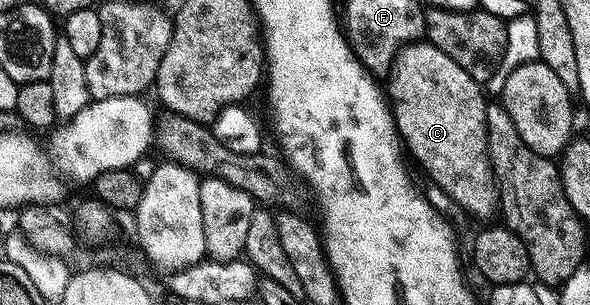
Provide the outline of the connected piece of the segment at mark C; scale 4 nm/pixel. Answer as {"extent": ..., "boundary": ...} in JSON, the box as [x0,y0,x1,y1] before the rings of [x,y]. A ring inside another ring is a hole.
{"extent":[384,42,500,218],"boundary":[[[411,42],[398,52],[390,66],[390,83],[385,83],[384,90],[409,157],[430,173],[431,180],[460,209],[478,218],[497,215],[500,203],[486,144],[488,99],[482,95],[483,87],[431,42]]]}

